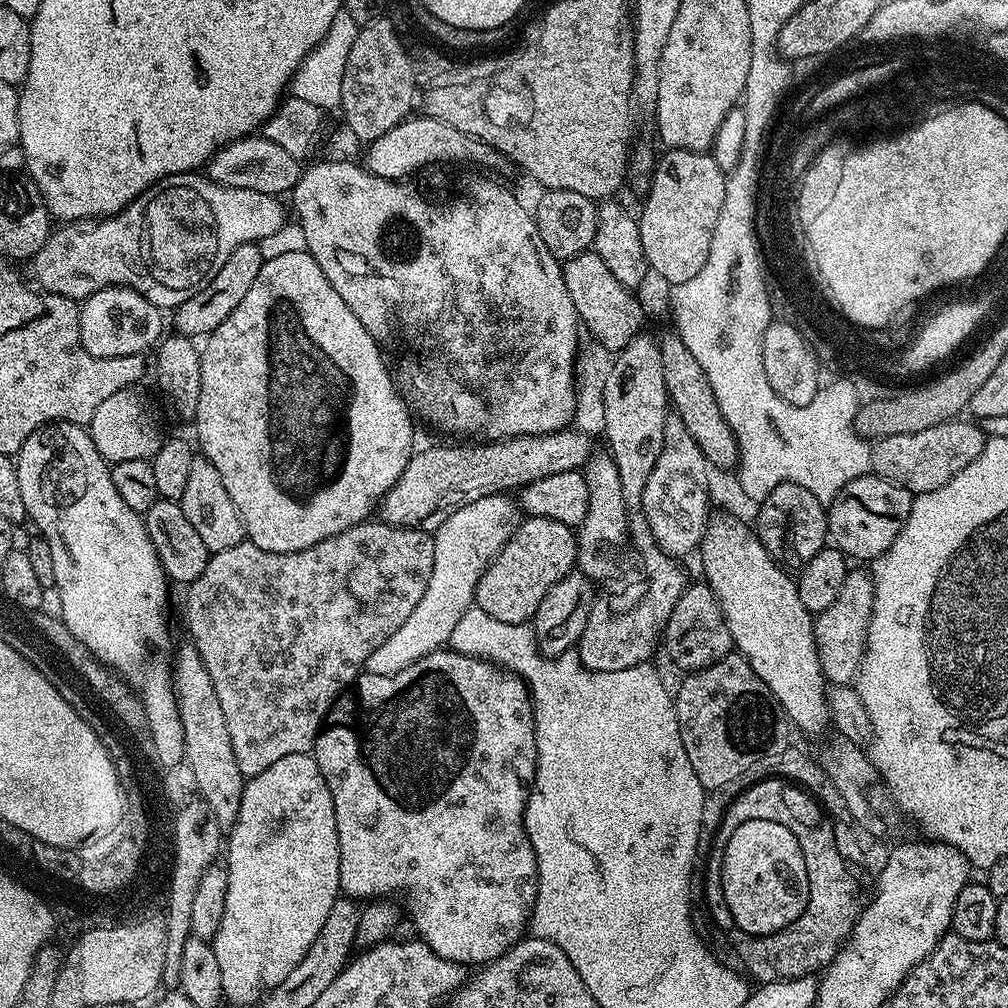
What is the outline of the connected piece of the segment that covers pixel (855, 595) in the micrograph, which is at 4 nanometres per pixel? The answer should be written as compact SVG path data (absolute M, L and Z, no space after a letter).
M856 566L851 569L842 590L826 606L824 612L815 613L812 629L814 642L820 659L820 670L829 685L851 685L860 675L860 663L864 660L864 649L868 646L868 627L874 610L876 587L871 571Z

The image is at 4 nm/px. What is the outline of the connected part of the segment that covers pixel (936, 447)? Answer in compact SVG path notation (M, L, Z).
M964 419L947 420L938 426L930 426L930 430L918 430L914 434L894 434L875 441L872 444L872 472L913 494L946 486L946 482L950 482L950 478L958 474L958 470L978 458L984 449L986 435L981 425L971 419Z

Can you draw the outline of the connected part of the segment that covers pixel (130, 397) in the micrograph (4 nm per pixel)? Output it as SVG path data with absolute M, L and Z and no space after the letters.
M124 388L98 406L88 425L88 433L101 457L110 464L118 461L152 459L164 441L158 416L149 400L136 388Z

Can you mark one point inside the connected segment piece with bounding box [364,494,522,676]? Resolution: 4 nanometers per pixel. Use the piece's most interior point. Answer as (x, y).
(464, 545)

